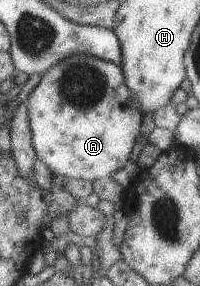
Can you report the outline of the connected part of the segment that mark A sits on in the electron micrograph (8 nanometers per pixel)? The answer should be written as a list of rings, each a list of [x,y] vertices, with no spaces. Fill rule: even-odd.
[[[73,53],[42,74],[39,85],[27,99],[29,128],[36,157],[47,166],[53,176],[74,178],[87,182],[109,179],[123,169],[139,137],[142,115],[130,103],[130,92],[124,83],[122,68],[87,53]]]

